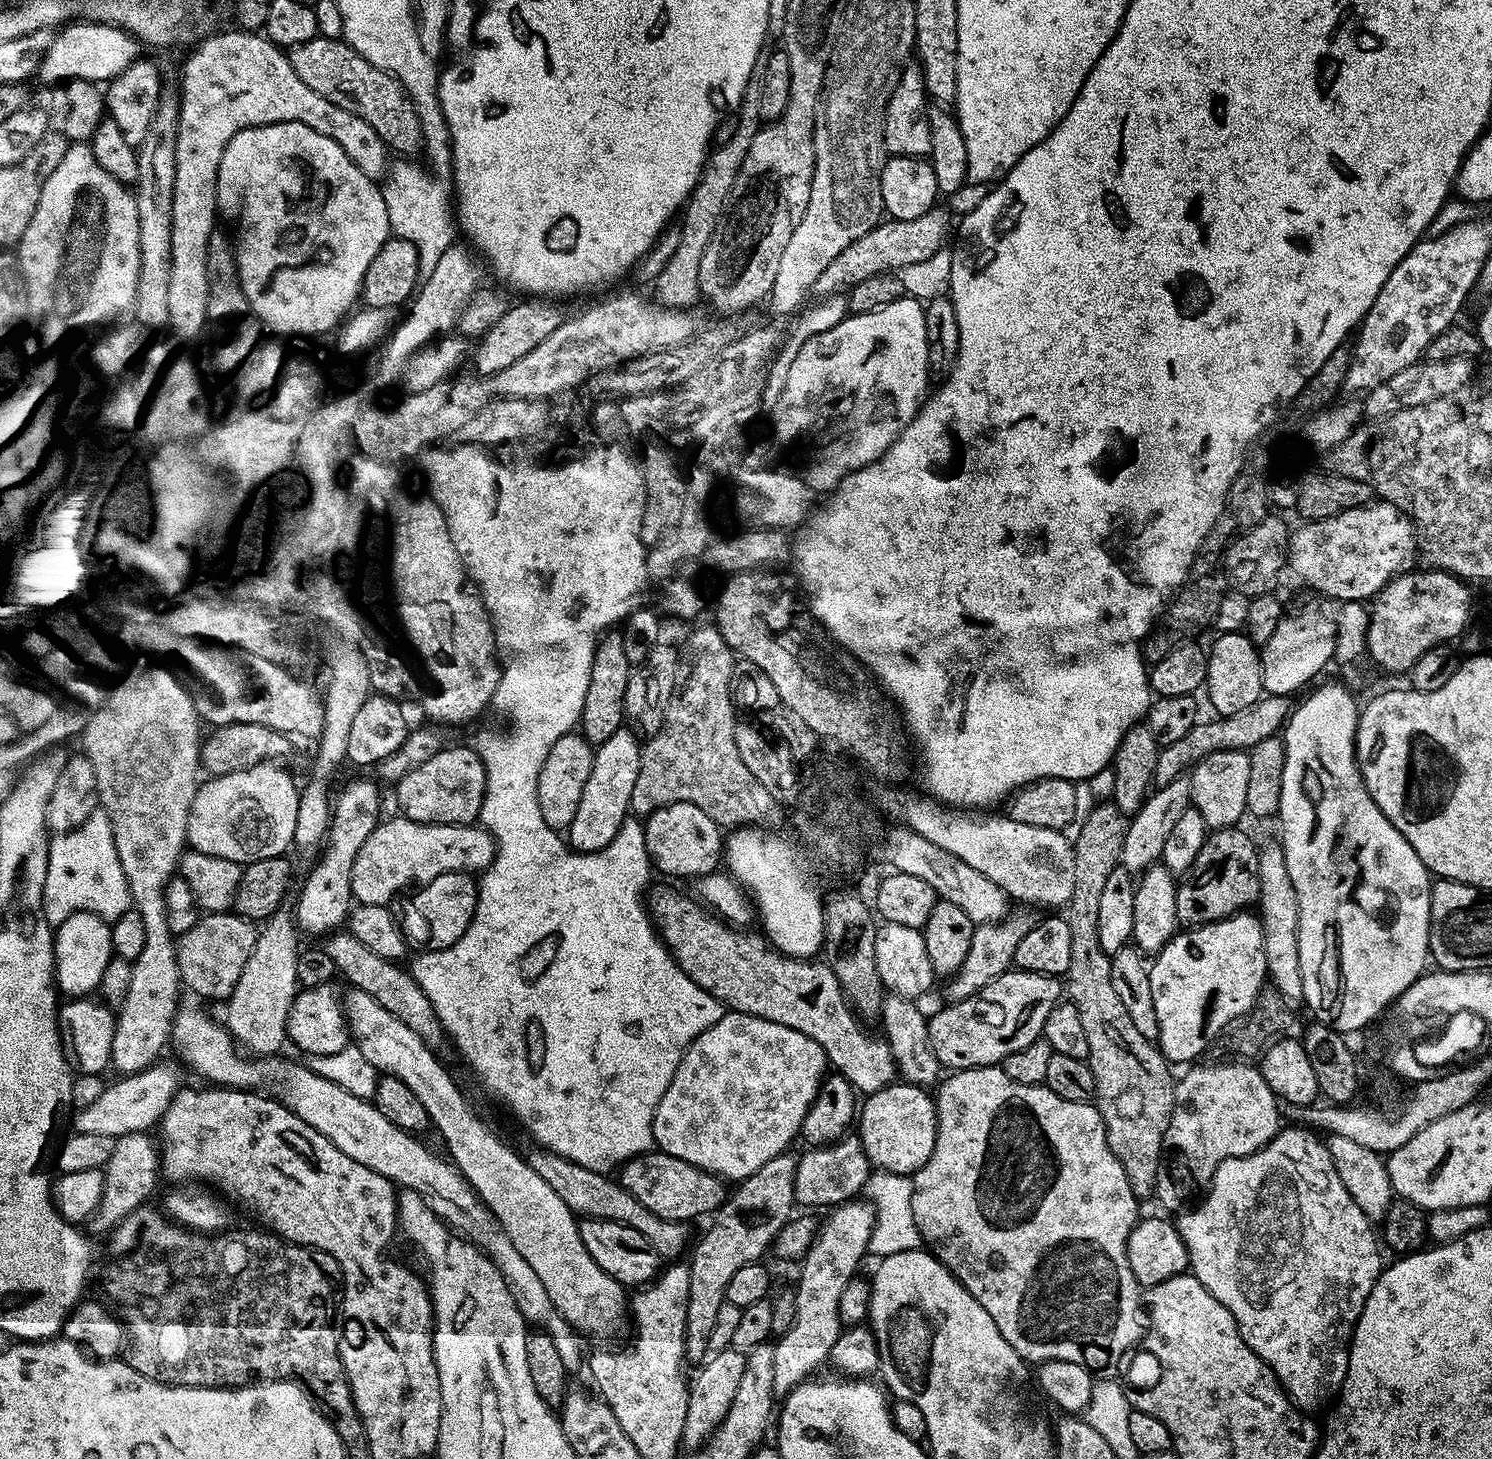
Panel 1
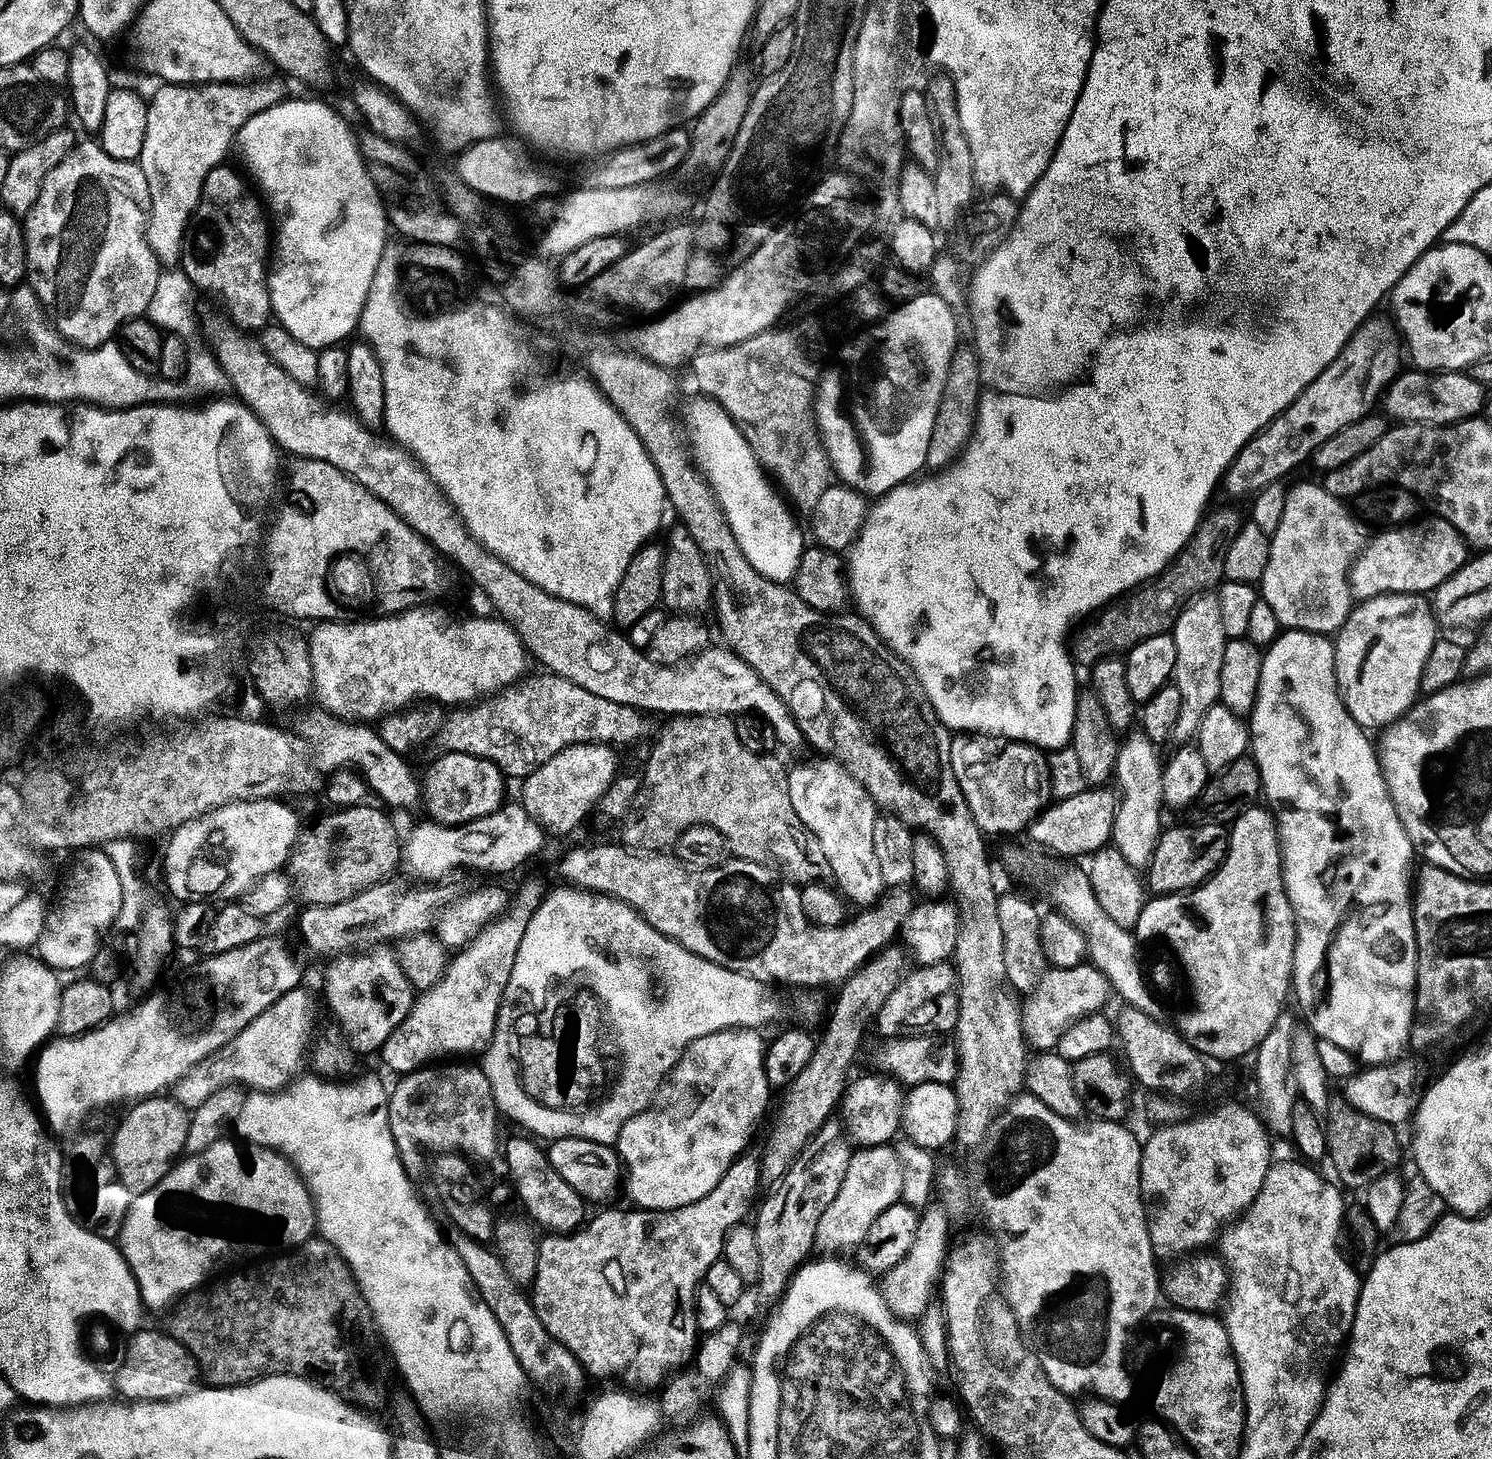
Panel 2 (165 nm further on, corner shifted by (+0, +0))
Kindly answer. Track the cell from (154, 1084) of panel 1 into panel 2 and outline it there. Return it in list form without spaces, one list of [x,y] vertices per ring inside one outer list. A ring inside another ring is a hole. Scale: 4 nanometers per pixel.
[[[295,988],[290,994],[278,998],[270,1010],[263,1012],[238,1038],[234,1038],[220,1052],[202,1062],[186,1078],[176,1083],[174,1099],[189,1110],[195,1110],[209,1101],[223,1088],[239,1086],[244,1090],[278,1093],[287,1089],[305,1071],[306,1061],[318,1028],[316,1022],[316,1000],[306,990]]]

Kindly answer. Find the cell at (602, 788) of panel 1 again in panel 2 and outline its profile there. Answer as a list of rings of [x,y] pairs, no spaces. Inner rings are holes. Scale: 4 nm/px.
[[[528,881],[517,896],[515,893],[507,913],[451,959],[437,986],[417,997],[406,1022],[390,1036],[380,1051],[380,1058],[396,1072],[395,1075],[417,1072],[421,1066],[435,1063],[435,1058],[442,1057],[444,1053],[460,1058],[462,1054],[487,1051],[496,1033],[501,1002],[513,977],[522,940],[547,893],[547,887],[544,888],[538,881]]]

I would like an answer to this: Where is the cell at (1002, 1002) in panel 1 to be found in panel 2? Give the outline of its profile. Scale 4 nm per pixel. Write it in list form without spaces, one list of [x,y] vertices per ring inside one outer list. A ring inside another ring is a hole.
[[[1091,963],[1079,964],[1076,968],[1052,968],[1045,972],[1032,992],[1027,993],[1022,1004],[1024,1016],[1024,1038],[1029,1049],[1037,1053],[1059,1049],[1062,1034],[1087,1016],[1094,1016],[1105,1011],[1108,999],[1113,999],[1112,983],[1092,967]]]

